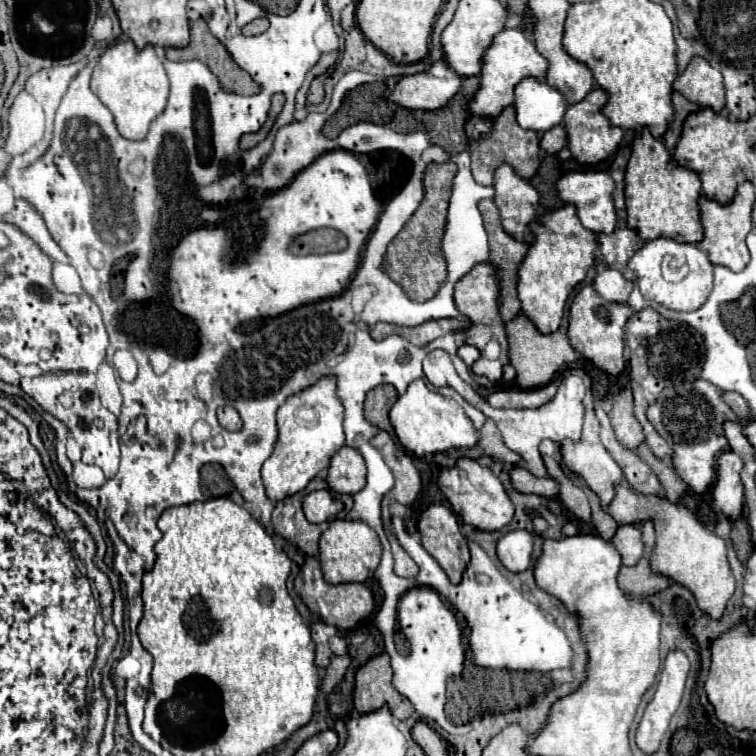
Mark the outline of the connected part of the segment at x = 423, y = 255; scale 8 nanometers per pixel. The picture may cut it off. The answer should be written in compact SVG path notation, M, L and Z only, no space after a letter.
M454 161L430 163L426 167L426 175L424 175L426 197L424 197L422 205L418 207L418 211L408 221L406 229L402 229L402 233L390 243L388 253L386 253L386 261L384 261L386 271L390 273L390 277L394 277L394 281L398 281L406 289L408 297L418 303L432 299L440 291L442 283L448 277L446 259L442 253L442 237L444 237L448 201L452 195L456 171L458 171L458 167Z

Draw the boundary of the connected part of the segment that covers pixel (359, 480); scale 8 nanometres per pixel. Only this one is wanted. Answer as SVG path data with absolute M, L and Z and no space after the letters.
M344 445L330 461L328 485L338 493L354 495L366 485L366 463L358 449Z

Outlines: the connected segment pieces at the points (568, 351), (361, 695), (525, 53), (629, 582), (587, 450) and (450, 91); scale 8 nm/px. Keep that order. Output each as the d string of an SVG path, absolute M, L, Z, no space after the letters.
M518 315L514 321L506 323L506 333L510 343L510 363L516 369L516 383L522 389L548 385L554 379L554 375L560 371L560 367L574 363L578 359L574 347L568 341L566 331L568 331L568 323L564 321L564 325L558 331L550 335L542 335L526 315Z
M386 653L372 657L372 663L364 665L356 673L354 705L360 713L376 711L382 705L388 705L390 713L396 719L408 719L414 713L412 703L394 689L392 675L394 673L390 665L390 657Z
M504 29L494 37L494 45L486 49L486 61L482 67L482 77L480 77L480 89L470 101L470 111L474 115L484 115L488 119L496 119L500 111L508 105L514 103L514 87L526 79L534 77L538 81L546 79L548 71L548 61L538 53L536 45L518 29Z
M648 521L648 523L640 523L640 529L644 531L644 537L642 540L645 543L645 552L642 557L642 561L636 565L636 567L622 567L620 573L618 573L618 585L620 589L630 595L630 597L650 597L654 593L660 593L664 591L670 581L662 575L654 575L650 571L650 553L651 548L654 548L654 525Z
M588 391L586 399L584 399L584 407L586 407L586 415L584 415L584 429L582 429L582 439L578 443L574 441L562 441L560 449L562 449L562 457L564 457L564 463L568 465L568 469L576 475L580 475L586 485L600 497L602 501L602 509L606 509L614 495L616 495L616 485L624 481L624 471L620 469L620 465L612 459L612 455L604 449L604 445L600 443L600 437L598 437L598 419L596 419L596 413L594 413L594 397L592 397L592 391Z
M436 61L428 71L402 77L390 97L394 103L414 111L434 111L444 107L458 93L460 85L460 75L446 61Z

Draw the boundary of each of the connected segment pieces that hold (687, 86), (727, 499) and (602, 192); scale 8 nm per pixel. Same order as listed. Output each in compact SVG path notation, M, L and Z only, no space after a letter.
M694 57L686 71L674 81L674 91L682 93L692 103L700 107L710 107L720 111L726 103L722 73L702 57Z
M722 453L718 457L718 469L716 469L716 487L714 487L714 509L728 517L730 521L736 521L742 517L744 509L744 485L740 481L742 473L742 459L736 453Z
M574 171L564 175L558 181L558 195L562 201L572 203L578 211L578 217L586 229L594 233L612 233L616 227L616 207L614 207L614 179L606 171Z

